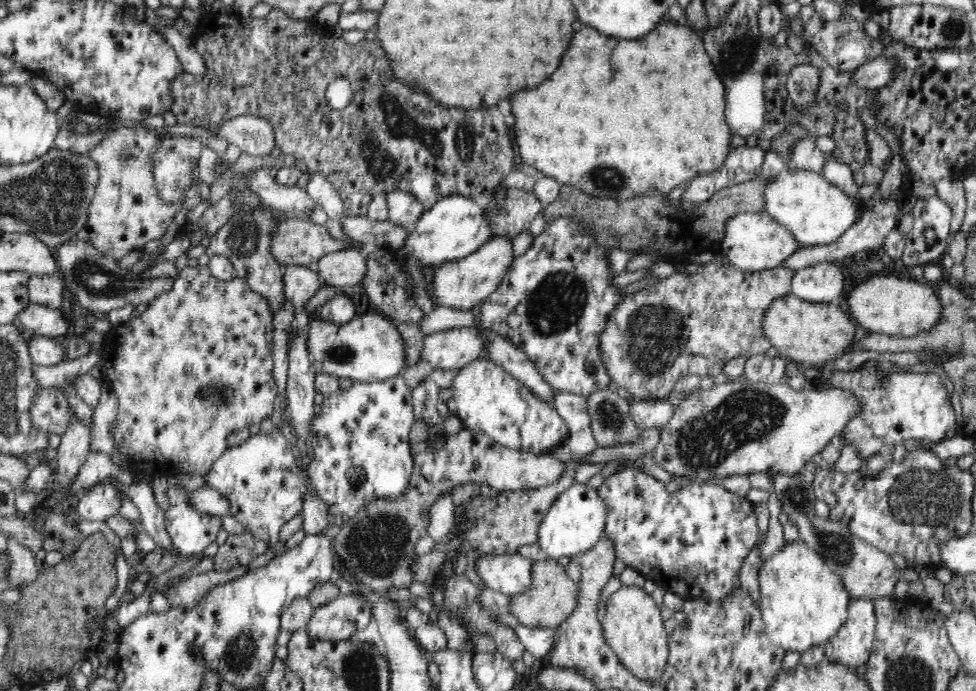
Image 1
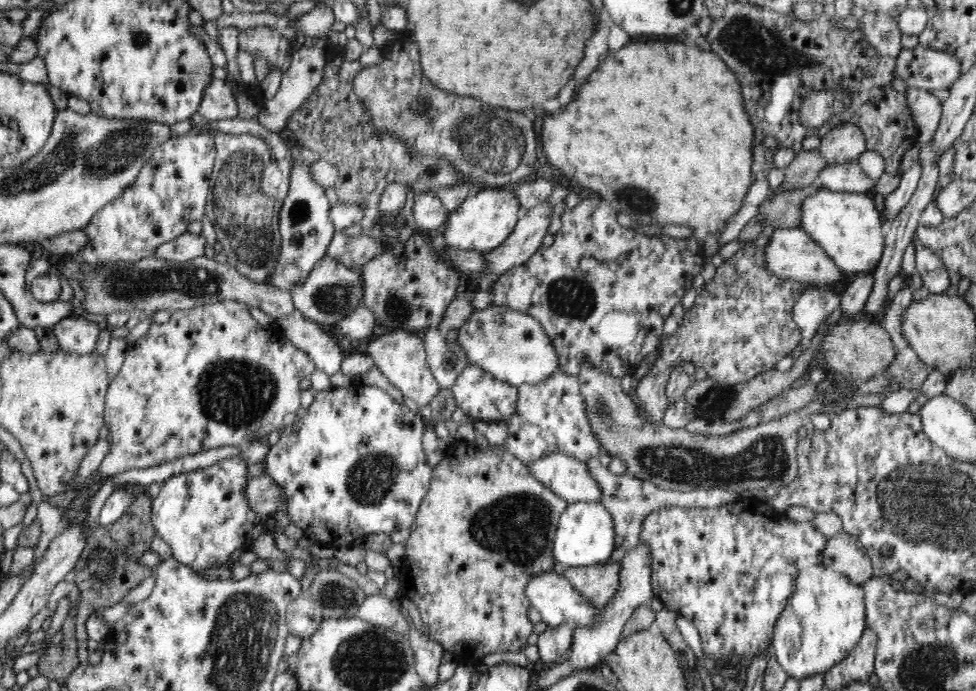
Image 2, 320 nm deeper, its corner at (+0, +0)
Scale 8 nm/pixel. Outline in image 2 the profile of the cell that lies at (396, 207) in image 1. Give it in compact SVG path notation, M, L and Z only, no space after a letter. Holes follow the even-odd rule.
M422 193L415 197L412 207L418 228L433 235L438 235L447 220L447 210L436 194Z

